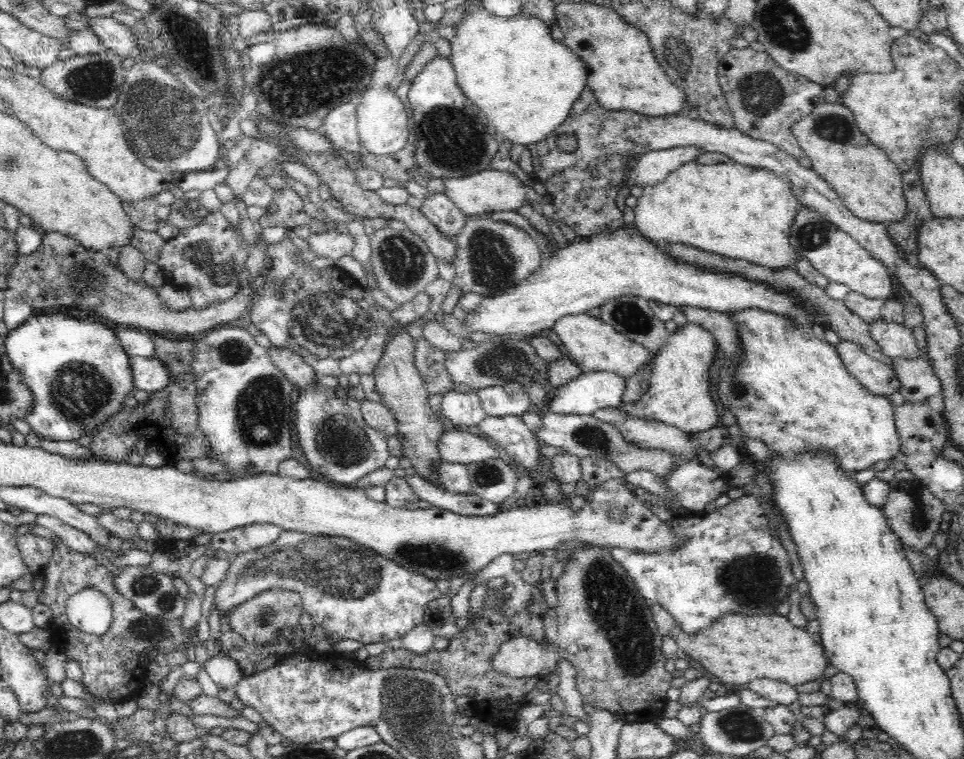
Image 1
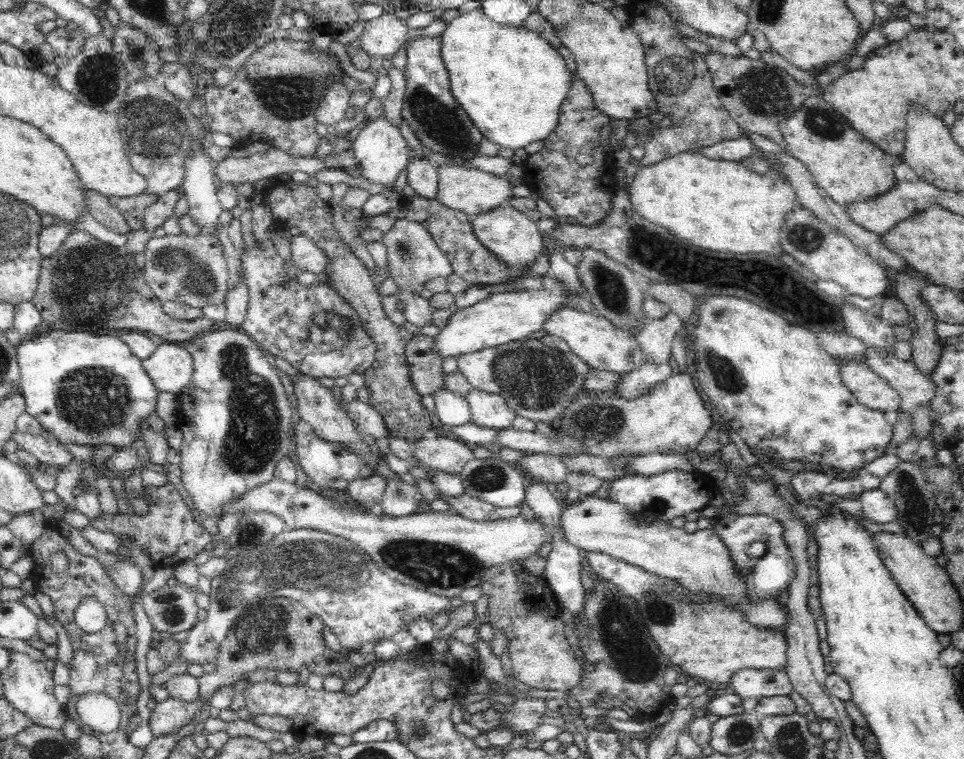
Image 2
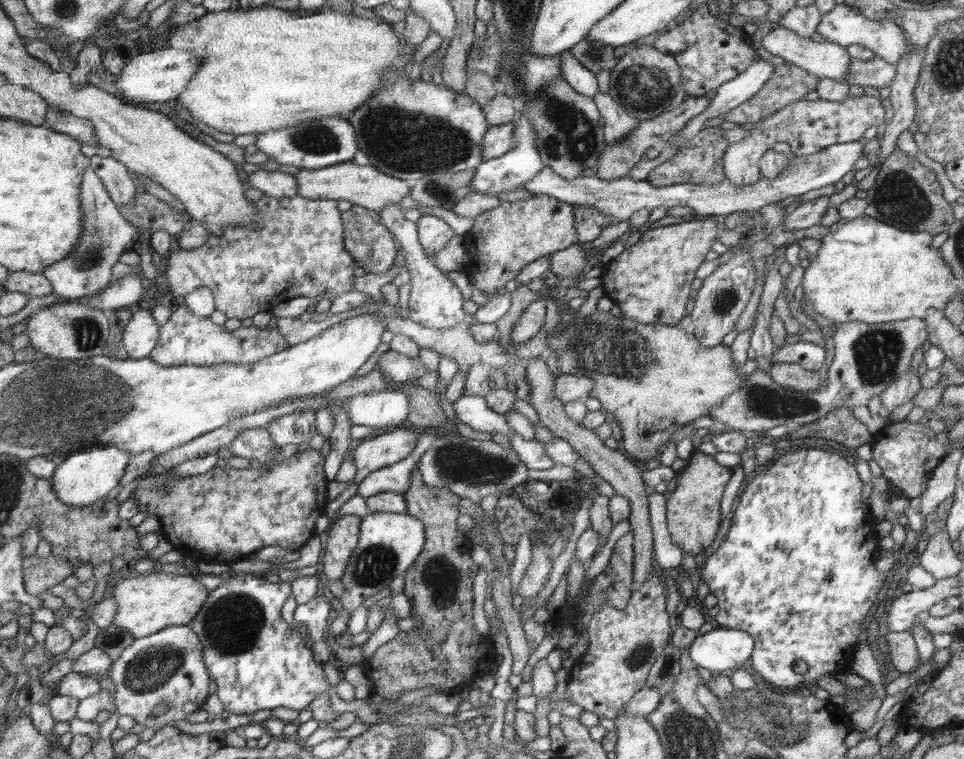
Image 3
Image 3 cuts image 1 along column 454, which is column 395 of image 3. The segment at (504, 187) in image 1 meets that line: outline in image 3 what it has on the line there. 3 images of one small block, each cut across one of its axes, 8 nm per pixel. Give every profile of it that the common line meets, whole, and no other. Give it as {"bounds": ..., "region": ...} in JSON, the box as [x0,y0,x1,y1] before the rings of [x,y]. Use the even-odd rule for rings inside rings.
{"bounds":[296,160,412,211],"region":[[[352,160],[341,163],[340,165],[328,166],[325,169],[306,170],[302,169],[296,175],[298,195],[309,199],[330,199],[330,200],[345,200],[354,206],[366,207],[367,210],[380,211],[394,205],[400,204],[404,196],[408,196],[412,192],[411,182],[402,180],[401,178],[394,178],[393,175],[386,174],[384,171],[378,170],[378,167],[372,165],[359,165]]]}

